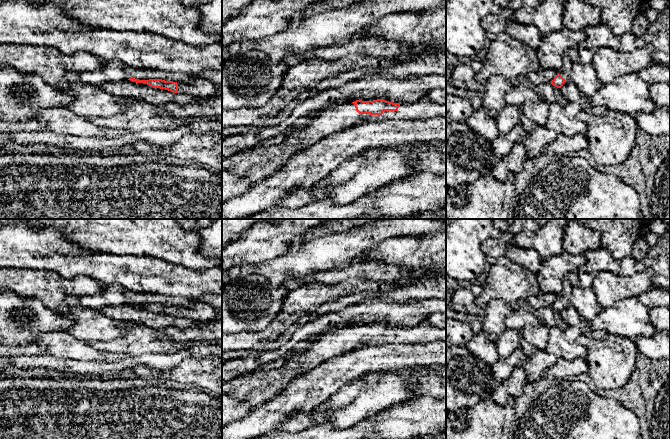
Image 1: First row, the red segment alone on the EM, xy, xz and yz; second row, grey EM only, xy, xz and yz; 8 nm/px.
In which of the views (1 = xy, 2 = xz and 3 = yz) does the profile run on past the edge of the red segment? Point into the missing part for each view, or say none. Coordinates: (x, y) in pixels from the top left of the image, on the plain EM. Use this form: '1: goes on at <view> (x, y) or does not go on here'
1: goes on at xy (199, 311)
2: goes on at xz (239, 396)
3: does not go on here

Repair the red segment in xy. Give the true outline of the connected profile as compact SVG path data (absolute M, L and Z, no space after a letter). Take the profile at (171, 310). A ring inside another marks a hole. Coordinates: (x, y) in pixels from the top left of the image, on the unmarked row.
M196 299L193 300L192 304L188 307L177 307L162 303L139 304L133 301L130 301L128 304L147 308L153 312L165 313L173 317L181 317L198 322L210 321L217 318L217 311L214 307Z

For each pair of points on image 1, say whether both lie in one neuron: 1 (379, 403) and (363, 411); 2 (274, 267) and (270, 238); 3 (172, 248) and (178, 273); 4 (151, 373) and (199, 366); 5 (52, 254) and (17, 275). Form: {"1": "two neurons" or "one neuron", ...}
{"1": "one neuron", "2": "two neurons", "3": "two neurons", "4": "one neuron", "5": "two neurons"}

